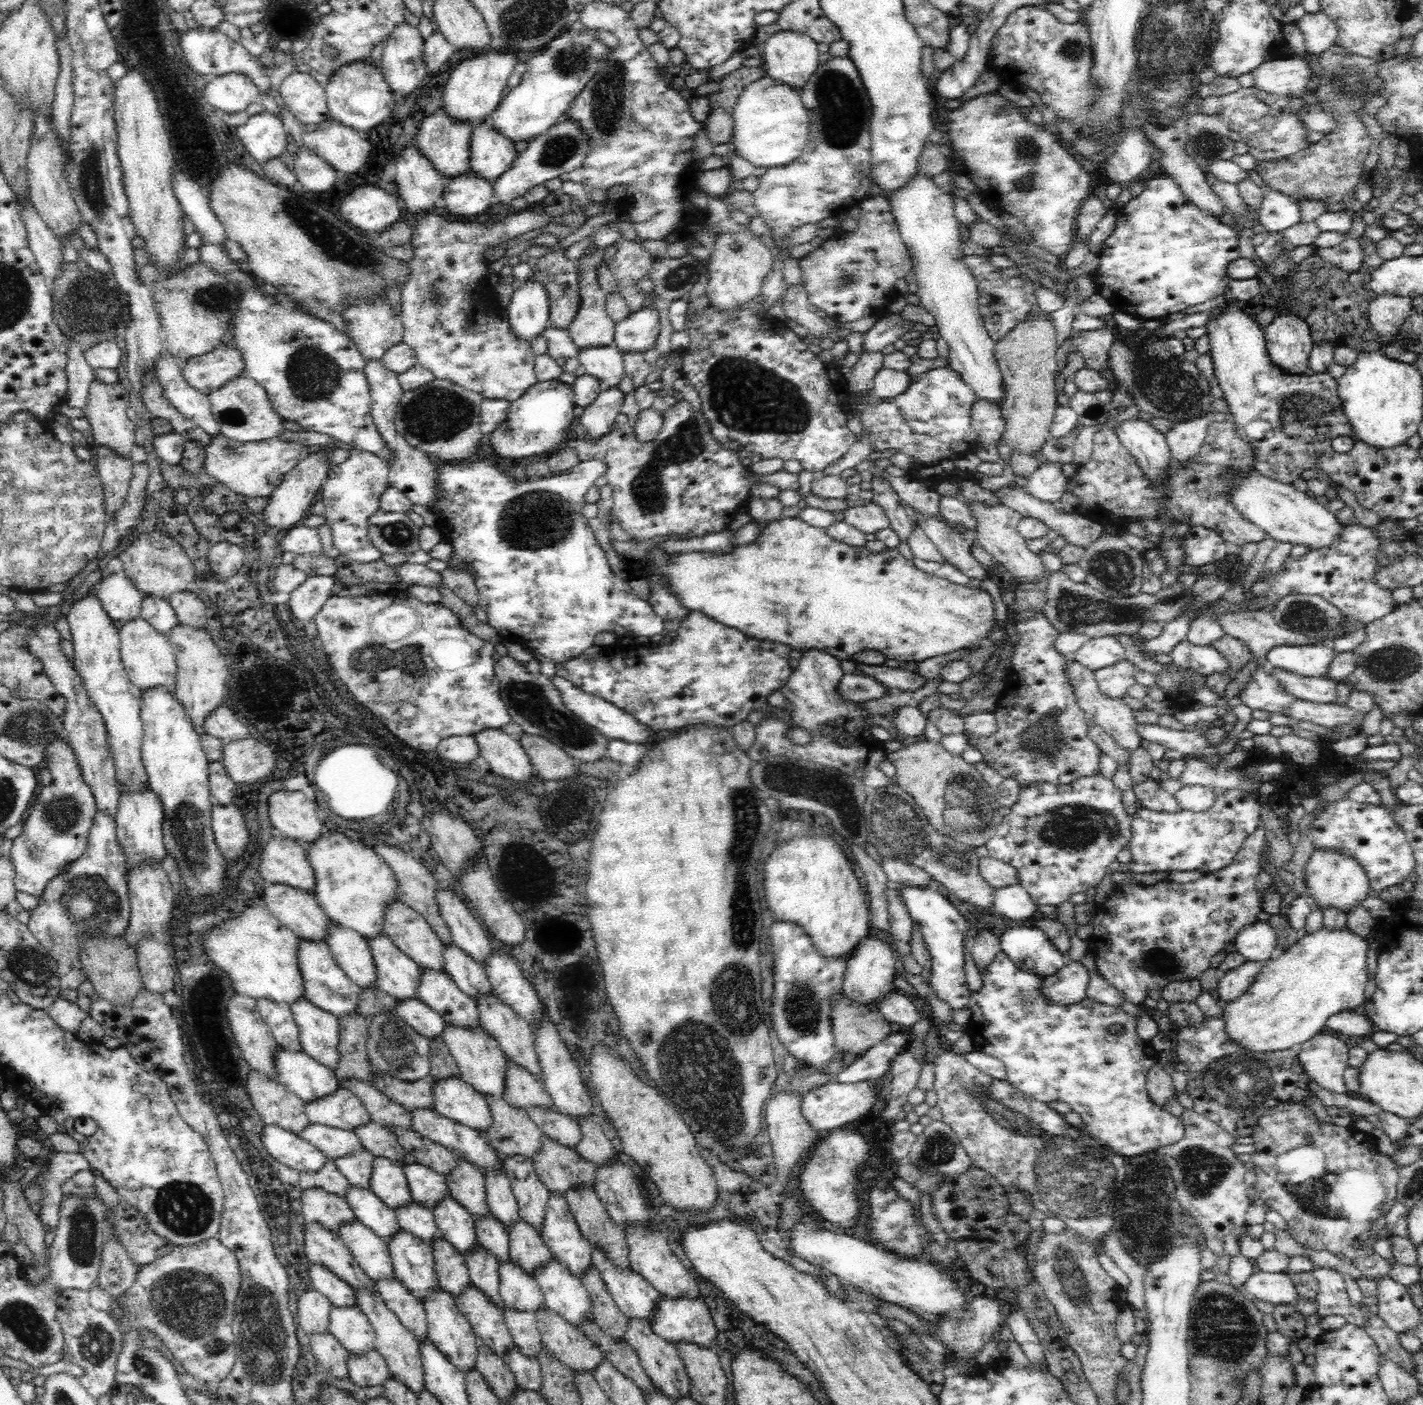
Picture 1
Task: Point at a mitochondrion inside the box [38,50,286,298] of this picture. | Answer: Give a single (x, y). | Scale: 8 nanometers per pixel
(92, 182)

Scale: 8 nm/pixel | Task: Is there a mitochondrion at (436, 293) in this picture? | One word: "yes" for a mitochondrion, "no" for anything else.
yes

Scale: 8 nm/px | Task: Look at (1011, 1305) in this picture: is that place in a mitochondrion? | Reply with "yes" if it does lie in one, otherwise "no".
no

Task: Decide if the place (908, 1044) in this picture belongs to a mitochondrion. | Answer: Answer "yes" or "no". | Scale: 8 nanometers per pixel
no

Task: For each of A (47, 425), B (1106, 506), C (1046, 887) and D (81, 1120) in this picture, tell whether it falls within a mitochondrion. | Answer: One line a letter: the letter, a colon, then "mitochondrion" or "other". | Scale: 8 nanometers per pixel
A: other
B: other
C: other
D: other

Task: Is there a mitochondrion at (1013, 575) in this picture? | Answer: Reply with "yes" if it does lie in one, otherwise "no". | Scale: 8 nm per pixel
no

